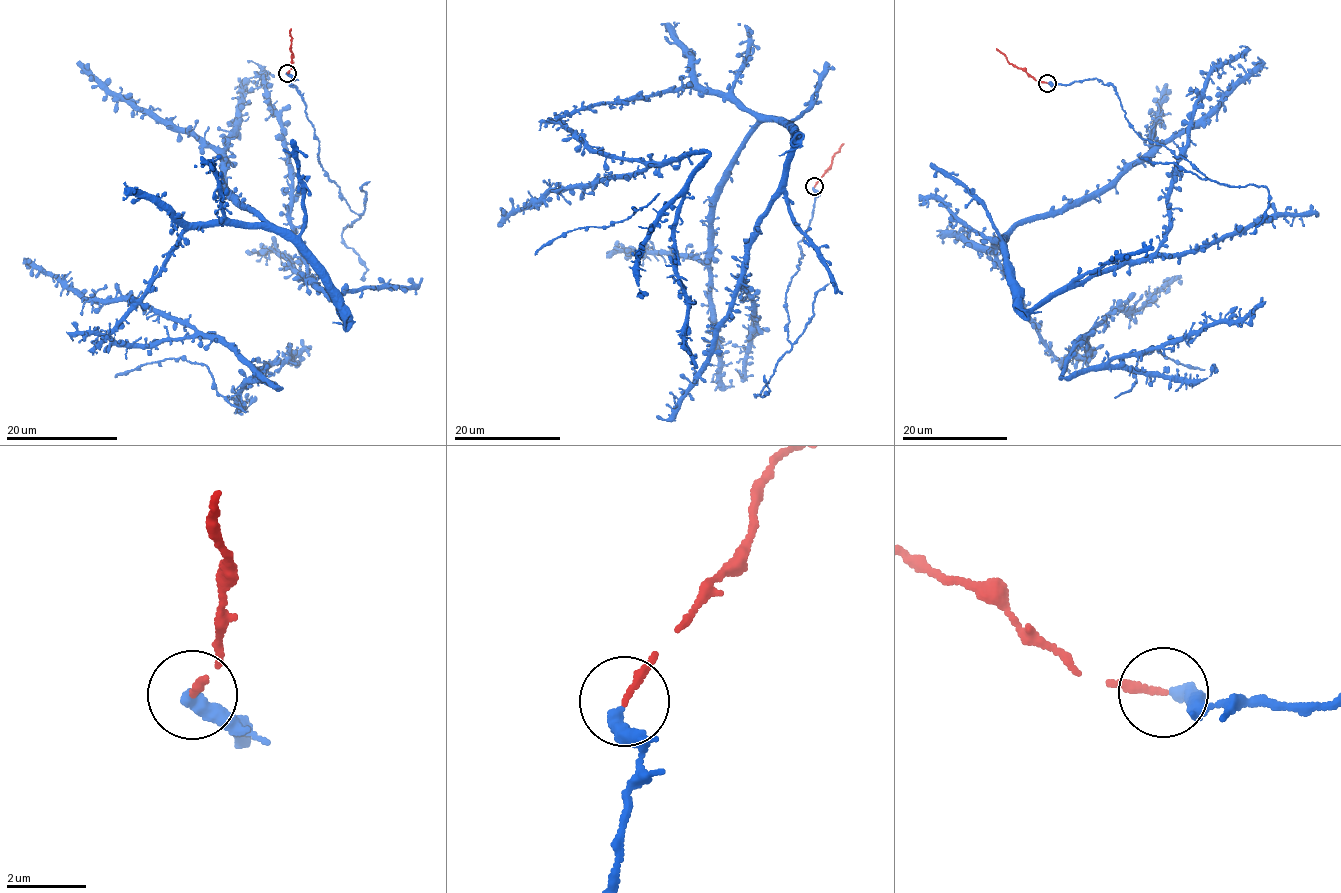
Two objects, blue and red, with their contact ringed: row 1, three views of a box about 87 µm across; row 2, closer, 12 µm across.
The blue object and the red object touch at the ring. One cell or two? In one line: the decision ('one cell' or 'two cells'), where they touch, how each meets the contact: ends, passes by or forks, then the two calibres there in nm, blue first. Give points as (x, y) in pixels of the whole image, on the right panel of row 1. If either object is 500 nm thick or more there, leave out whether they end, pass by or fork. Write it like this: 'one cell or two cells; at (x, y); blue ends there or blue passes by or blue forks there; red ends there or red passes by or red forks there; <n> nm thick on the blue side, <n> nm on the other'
one cell; at (1047, 83); blue ends there; red ends there; 360 nm thick on the blue side, 180 nm on the other

